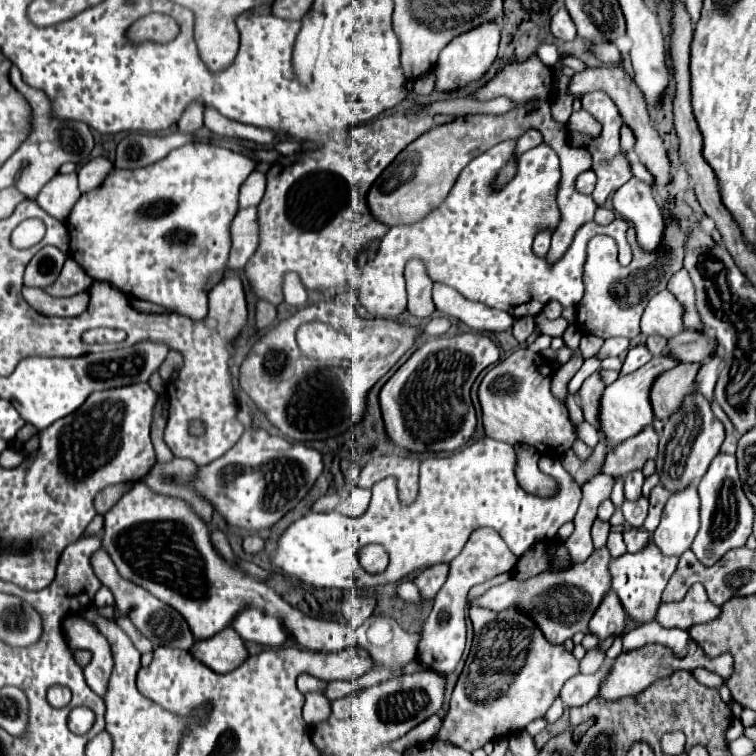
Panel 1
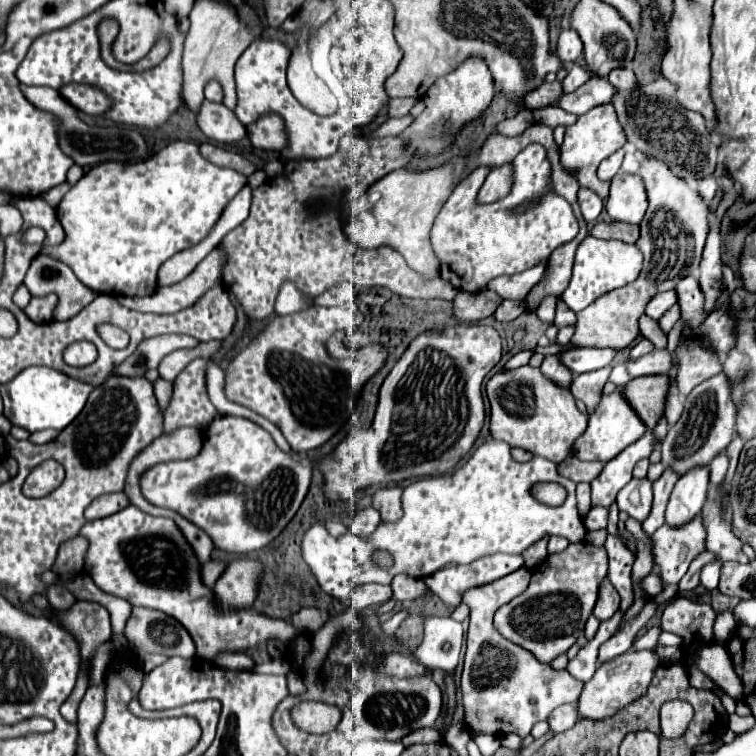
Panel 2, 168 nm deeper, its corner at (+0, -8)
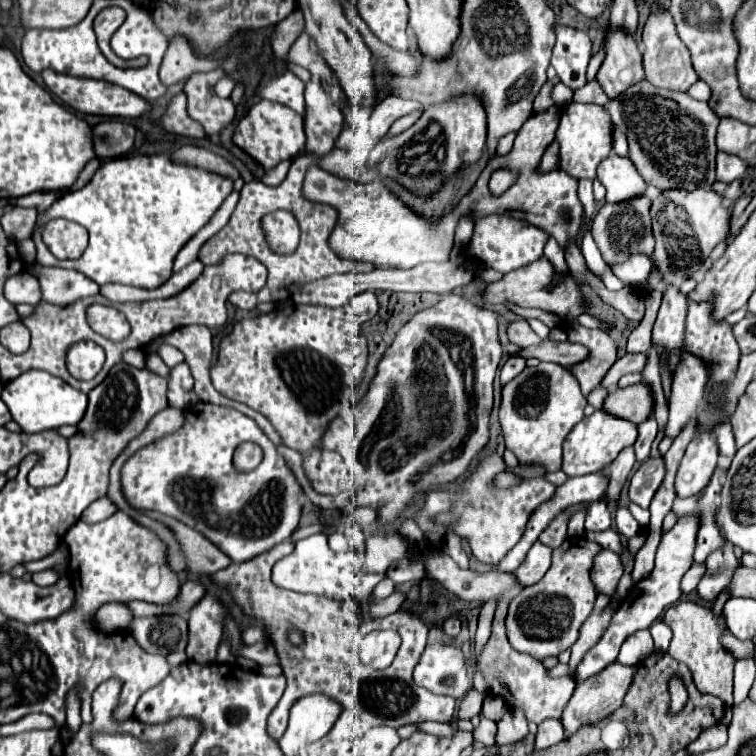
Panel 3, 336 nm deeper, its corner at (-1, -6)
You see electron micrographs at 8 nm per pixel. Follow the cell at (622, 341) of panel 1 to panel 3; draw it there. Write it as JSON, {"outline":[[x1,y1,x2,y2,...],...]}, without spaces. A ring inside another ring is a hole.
{"outline":[[561,327,551,329,549,339,553,339,553,341,543,341,539,347,527,347,519,353,521,357,537,357,537,359,526,360,528,367,535,367,540,361,551,361,551,363,559,363,569,369,575,363,581,363,583,359,587,359,587,347,583,347,581,343,565,341,567,339,565,329,561,329],[559,341,565,341,565,343,559,343]]}

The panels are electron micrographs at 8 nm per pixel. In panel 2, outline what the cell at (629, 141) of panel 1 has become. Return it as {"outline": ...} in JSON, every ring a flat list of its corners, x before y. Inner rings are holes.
{"outline":[[616,151,614,155,610,155,608,159,602,161,602,165,598,167,598,178,602,181,610,181,610,177,614,177,618,171,620,171,620,165,622,165,622,157,624,157,624,151]]}

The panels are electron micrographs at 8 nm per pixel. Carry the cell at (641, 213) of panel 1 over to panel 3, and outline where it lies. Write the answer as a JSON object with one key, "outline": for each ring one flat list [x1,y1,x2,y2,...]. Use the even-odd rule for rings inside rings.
{"outline":[[611,153,605,161,601,161,597,169,597,179,607,189,607,203,623,203,627,199,645,195,645,181,635,171,635,165,627,157,619,157]]}

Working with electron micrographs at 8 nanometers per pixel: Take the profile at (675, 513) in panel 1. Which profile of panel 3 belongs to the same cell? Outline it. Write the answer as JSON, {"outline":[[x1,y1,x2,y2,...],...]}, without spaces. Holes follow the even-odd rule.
{"outline":[[697,435,689,445,681,459,677,477,675,477,675,493,677,497,693,497,701,493,717,467,717,443,711,435]]}

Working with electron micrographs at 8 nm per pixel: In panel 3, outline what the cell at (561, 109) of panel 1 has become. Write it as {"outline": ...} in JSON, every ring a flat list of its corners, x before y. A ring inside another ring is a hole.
{"outline":[[551,143,541,159,541,165,539,165,539,171,551,171,551,169,557,169,559,167,559,143]]}

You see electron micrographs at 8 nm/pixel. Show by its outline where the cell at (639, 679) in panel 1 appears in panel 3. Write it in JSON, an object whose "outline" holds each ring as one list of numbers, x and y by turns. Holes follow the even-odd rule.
{"outline":[[615,661,613,665,599,671,599,675,593,675,591,679,585,679,583,683,577,683,579,687,575,689,571,701,567,703,567,707,561,715,561,721,563,721,563,727,565,727,567,735,573,735,583,725,593,725,593,723,603,721,615,709,619,709,633,677,635,677,635,667,627,667,627,665,621,665,619,661]]}

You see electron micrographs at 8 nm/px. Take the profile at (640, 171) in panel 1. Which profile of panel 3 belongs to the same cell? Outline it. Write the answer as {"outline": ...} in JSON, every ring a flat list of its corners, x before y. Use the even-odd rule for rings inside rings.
{"outline":[[615,127,615,131,613,131,613,139,615,139,615,143,613,143,613,153,623,155,623,157,629,157,629,149,627,149,627,137,625,137,623,133,619,133,619,131,617,131,617,127]]}

